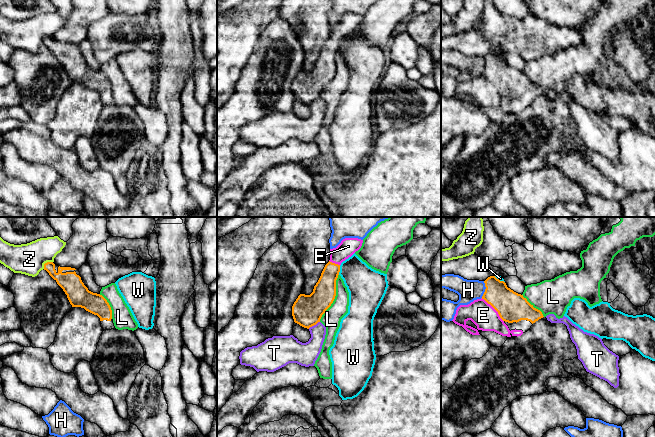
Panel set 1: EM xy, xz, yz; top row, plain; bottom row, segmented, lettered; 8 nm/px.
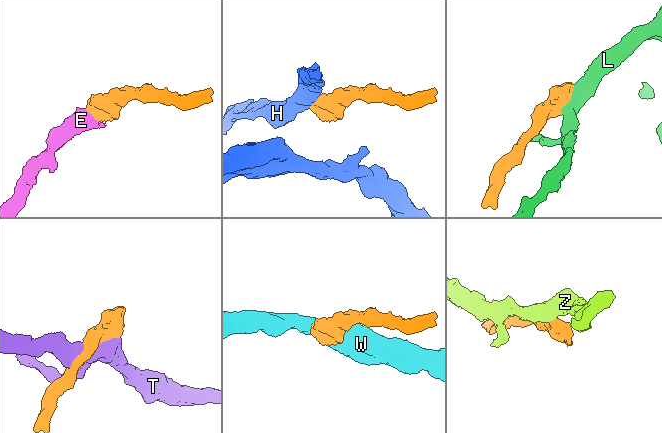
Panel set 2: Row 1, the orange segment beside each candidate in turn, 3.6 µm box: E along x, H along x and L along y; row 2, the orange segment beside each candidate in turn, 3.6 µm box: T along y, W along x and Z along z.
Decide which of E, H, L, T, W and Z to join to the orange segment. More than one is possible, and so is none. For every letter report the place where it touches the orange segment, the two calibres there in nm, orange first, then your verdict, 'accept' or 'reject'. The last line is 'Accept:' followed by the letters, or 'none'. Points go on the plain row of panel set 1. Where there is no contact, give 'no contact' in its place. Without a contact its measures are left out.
E: yz (494, 84) | 240/200 nm | accept
H: yz (485, 65) | 240/180 nm | reject
L: xz (334, 74) | 240/150 nm | reject
T: xz (313, 101) | 240/190 nm | reject
W: xz (339, 46) | 190/300 nm | reject
Z: xy (47, 38) | 170/260 nm | reject
Accept: E

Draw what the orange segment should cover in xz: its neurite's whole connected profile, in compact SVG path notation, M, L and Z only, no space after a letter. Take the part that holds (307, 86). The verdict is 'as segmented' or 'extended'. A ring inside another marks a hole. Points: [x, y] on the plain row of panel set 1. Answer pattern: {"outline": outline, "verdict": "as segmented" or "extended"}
{"outline": "M345 14L333 25L330 25L330 36L325 41L321 52L310 71L300 70L292 82L294 98L309 105L320 98L322 91L331 82L336 72L336 56L340 48L340 41L351 33L362 22L363 16L358 14Z", "verdict": "extended"}

